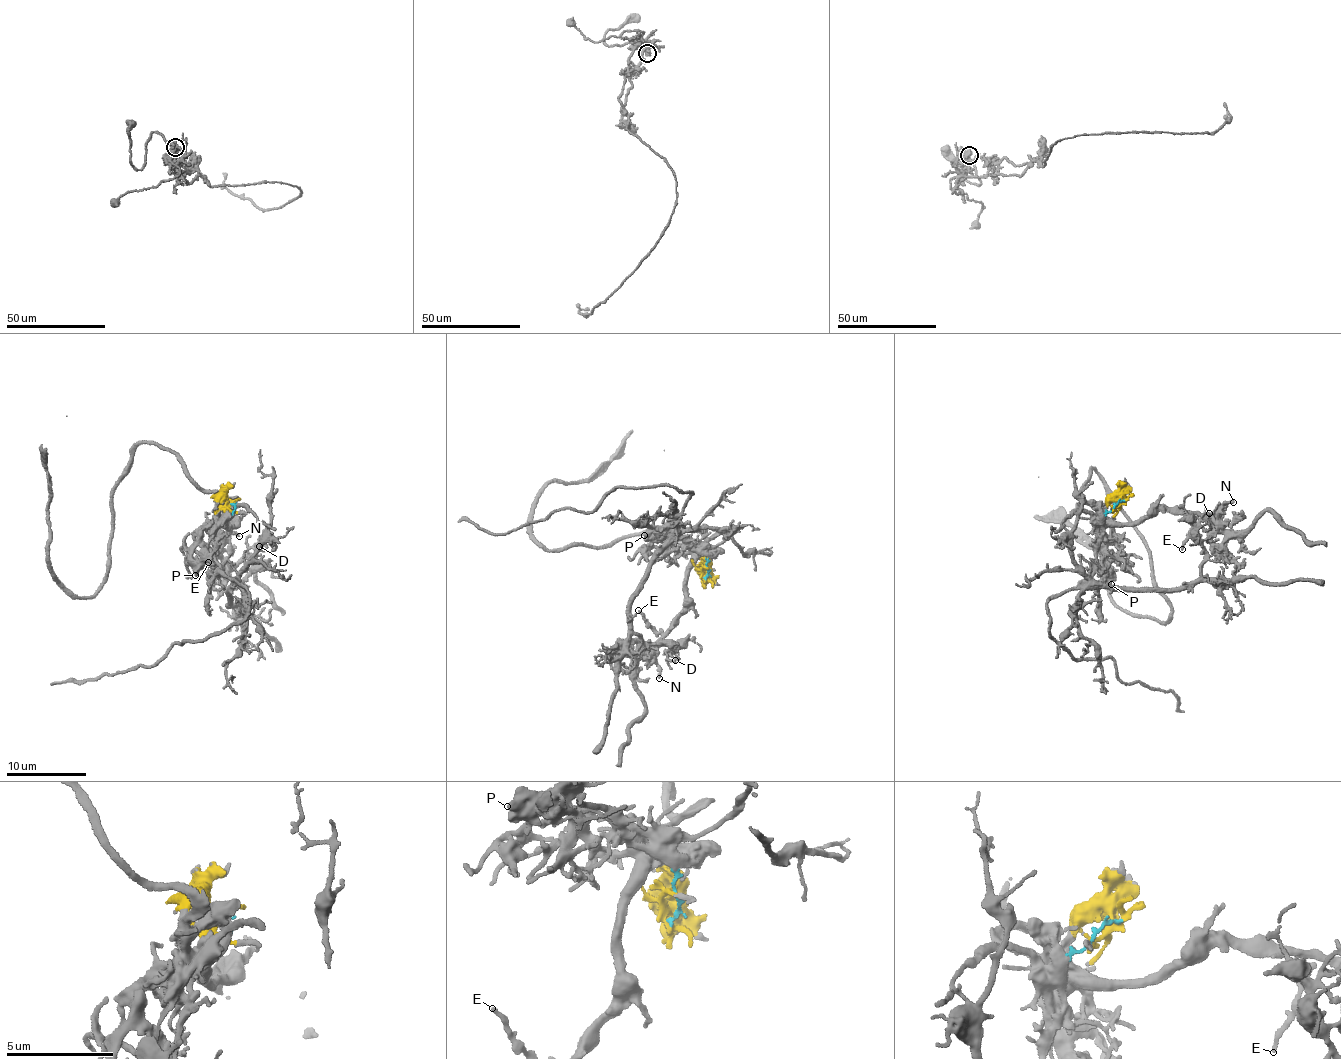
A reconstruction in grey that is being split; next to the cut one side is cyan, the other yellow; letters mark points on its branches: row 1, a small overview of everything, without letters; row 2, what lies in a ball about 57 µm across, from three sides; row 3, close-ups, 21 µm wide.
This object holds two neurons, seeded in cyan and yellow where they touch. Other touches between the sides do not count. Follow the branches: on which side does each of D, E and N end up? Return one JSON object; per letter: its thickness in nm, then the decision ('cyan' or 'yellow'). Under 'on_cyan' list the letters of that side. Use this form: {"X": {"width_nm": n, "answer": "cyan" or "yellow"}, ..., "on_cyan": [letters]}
{"D": {"width_nm": 200, "answer": "cyan"}, "E": {"width_nm": 180, "answer": "yellow"}, "N": {"width_nm": 190, "answer": "yellow"}, "on_cyan": ["D"]}

